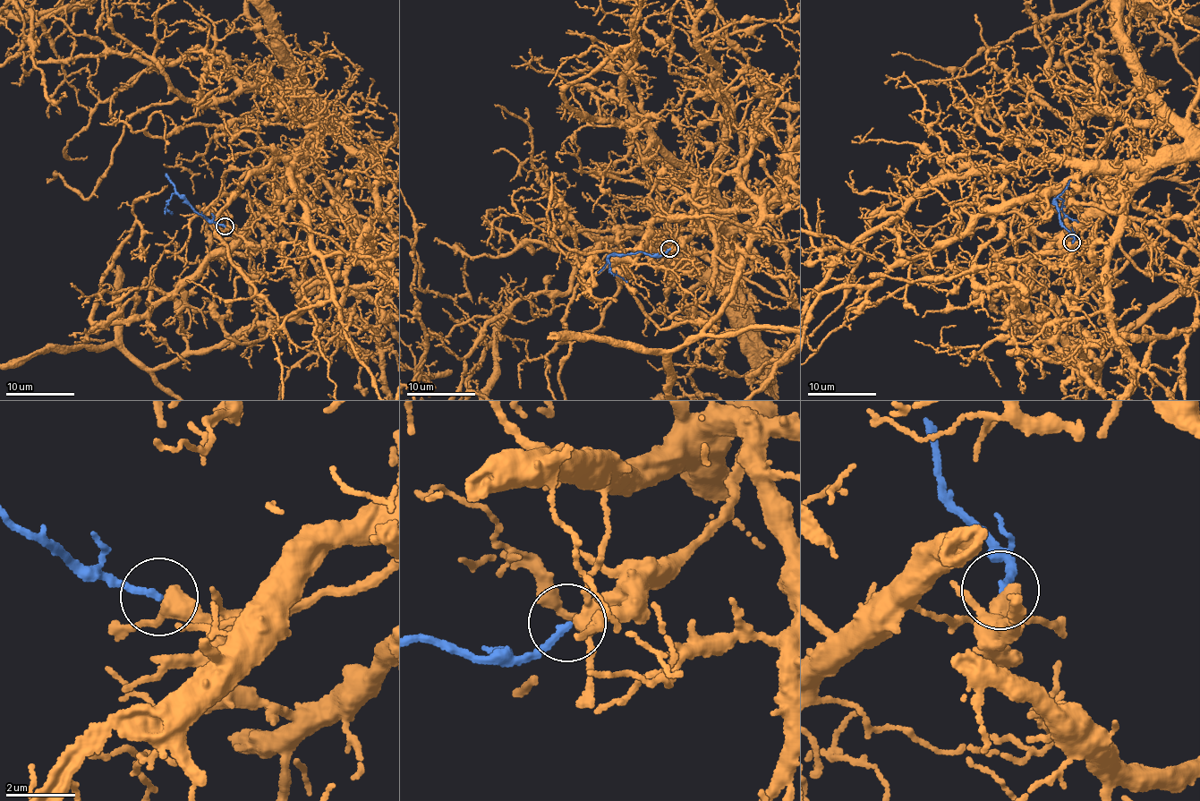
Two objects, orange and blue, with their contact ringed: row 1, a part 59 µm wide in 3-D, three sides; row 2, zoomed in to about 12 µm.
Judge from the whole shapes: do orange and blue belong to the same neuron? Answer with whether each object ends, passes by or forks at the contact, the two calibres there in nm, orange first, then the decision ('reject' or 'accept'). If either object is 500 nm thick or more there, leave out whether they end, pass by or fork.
orange forks there; blue ends there; 340 nm thick on the orange side, 200 nm on the other; reject

